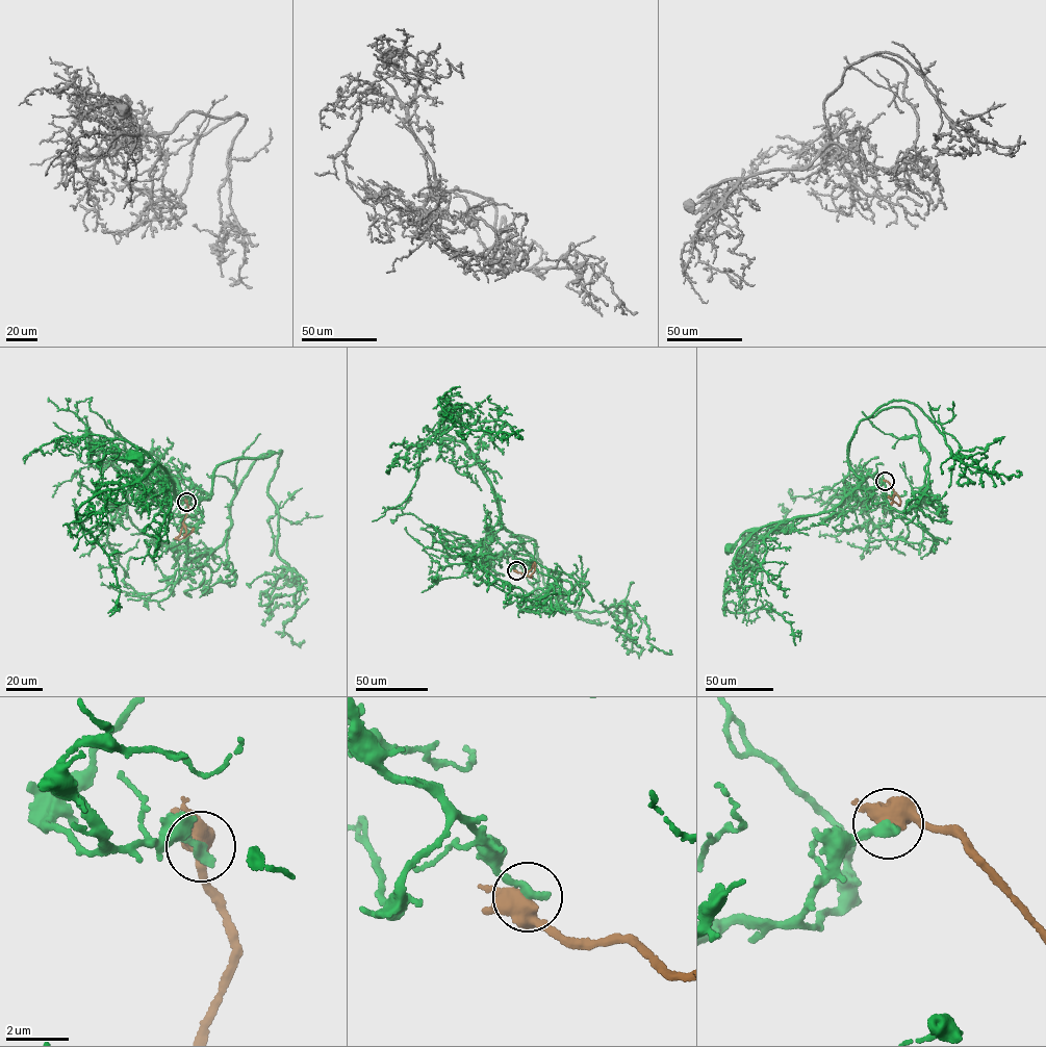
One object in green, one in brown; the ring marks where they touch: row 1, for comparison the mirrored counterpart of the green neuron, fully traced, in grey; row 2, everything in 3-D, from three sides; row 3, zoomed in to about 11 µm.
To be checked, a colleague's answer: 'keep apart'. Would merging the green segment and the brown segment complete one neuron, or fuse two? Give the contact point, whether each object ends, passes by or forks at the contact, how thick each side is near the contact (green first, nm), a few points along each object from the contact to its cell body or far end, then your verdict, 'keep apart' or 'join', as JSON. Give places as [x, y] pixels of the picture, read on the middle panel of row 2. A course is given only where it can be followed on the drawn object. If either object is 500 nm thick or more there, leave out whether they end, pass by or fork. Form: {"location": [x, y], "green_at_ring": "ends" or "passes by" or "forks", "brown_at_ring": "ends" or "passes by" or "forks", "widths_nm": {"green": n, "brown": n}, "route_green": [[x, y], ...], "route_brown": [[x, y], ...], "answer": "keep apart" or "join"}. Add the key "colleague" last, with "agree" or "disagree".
{"location": [516, 570], "green_at_ring": "ends", "brown_at_ring": "forks", "widths_nm": {"green": 320, "brown": 460}, "route_green": [[516, 570], [508, 556], [529, 554], [502, 525], [491, 485], [470, 453], [443, 432], [445, 413]], "route_brown": [[516, 570], [532, 577], [534, 562]], "answer": "keep apart", "colleague": "agree"}

